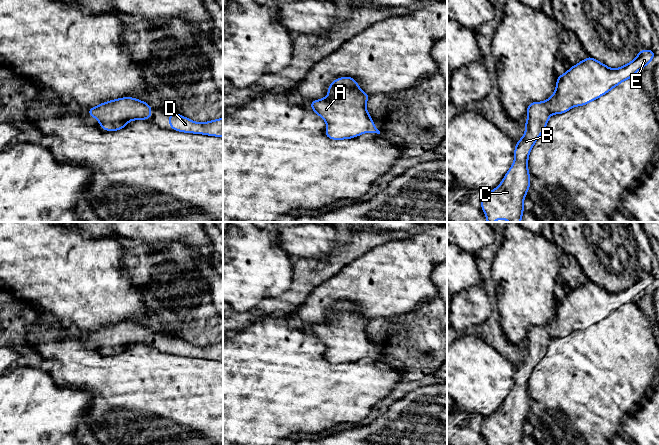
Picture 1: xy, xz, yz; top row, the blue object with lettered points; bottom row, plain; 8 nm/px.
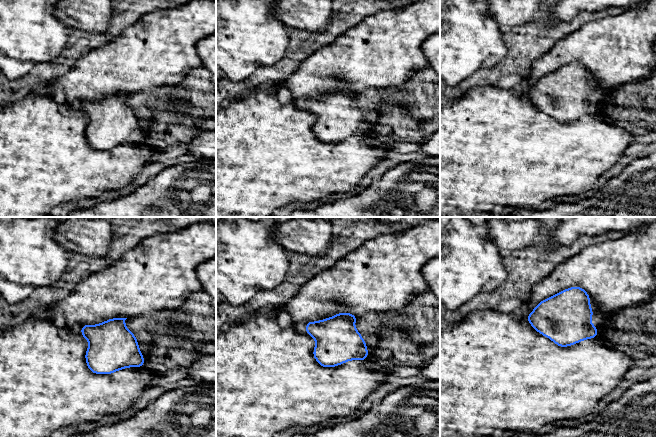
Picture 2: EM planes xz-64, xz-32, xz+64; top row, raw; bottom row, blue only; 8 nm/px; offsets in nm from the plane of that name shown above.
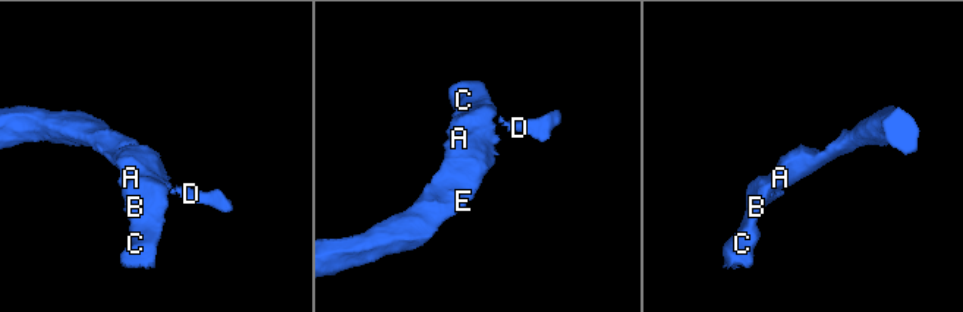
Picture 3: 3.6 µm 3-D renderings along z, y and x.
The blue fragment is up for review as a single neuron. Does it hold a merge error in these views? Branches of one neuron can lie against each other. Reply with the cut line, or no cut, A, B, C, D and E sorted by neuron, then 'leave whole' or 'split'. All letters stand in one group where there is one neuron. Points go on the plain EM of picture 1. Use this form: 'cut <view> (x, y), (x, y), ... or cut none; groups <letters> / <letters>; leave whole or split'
cut none; groups A B C D E; leave whole

